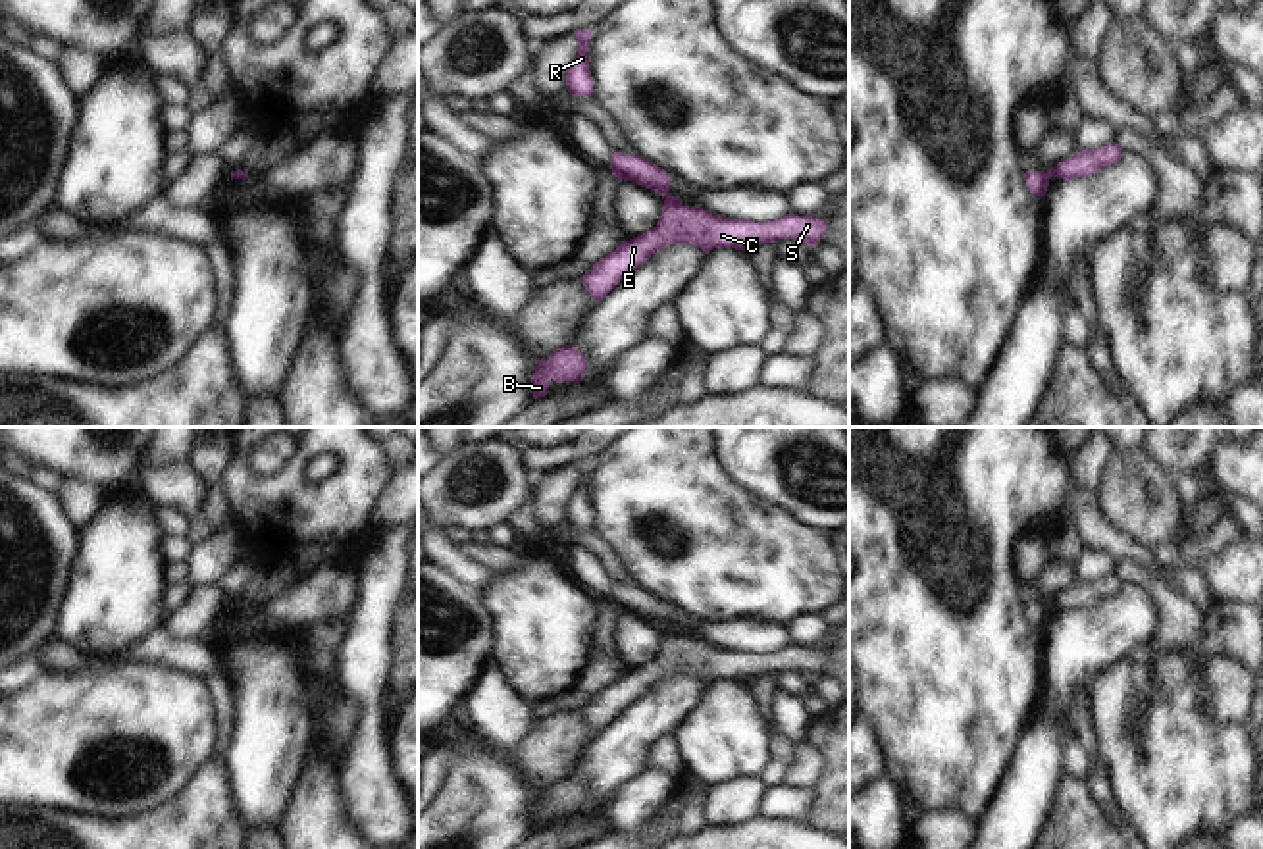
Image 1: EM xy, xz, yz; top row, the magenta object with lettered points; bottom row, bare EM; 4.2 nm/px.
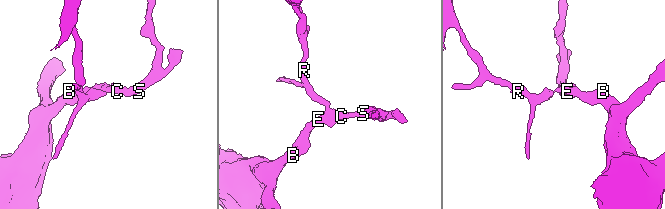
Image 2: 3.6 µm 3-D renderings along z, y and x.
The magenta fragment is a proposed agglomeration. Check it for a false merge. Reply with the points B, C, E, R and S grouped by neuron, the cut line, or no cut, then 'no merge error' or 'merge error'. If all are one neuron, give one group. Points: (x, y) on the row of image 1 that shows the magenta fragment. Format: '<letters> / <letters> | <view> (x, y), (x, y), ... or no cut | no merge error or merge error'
B C E S / R | yz (1048, 172), (1050, 178) | merge error

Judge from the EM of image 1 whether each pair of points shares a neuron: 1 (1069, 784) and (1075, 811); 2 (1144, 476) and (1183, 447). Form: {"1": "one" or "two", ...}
{"1": "one", "2": "two"}

